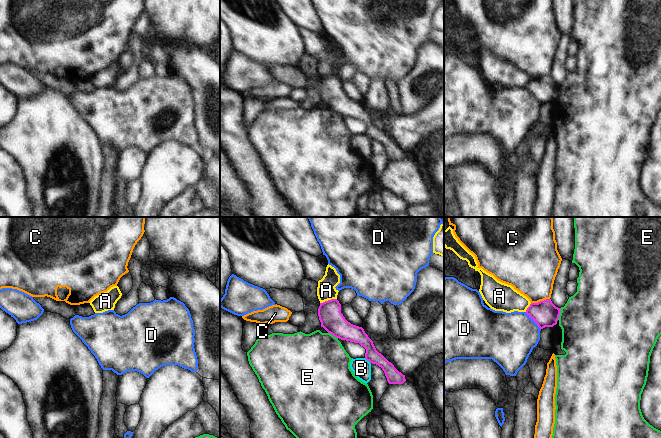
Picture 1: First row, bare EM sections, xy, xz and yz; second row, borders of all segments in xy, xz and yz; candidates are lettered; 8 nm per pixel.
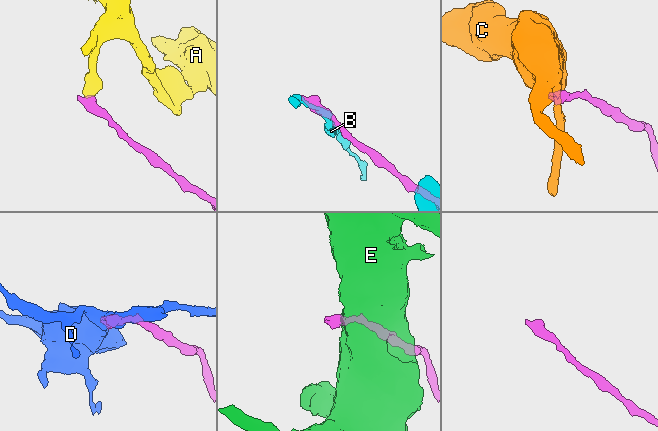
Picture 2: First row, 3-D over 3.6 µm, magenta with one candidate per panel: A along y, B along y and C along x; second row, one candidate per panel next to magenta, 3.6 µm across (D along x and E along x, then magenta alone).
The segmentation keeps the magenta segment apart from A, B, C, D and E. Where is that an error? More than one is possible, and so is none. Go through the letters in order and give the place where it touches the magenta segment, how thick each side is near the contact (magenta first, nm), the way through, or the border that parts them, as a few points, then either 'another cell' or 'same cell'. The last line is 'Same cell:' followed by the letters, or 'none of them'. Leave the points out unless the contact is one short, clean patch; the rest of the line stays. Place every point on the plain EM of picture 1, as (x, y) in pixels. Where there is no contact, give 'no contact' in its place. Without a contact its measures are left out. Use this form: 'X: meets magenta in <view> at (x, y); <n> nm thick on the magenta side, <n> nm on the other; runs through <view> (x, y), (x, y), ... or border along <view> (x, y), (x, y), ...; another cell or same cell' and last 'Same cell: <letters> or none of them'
A: meets magenta in xz at (328, 76); 190 nm thick on the magenta side, 150 nm on the other; border along xz (336, 74), (320, 79); another cell
B: meets magenta in xz at (367, 136); 140 nm thick on the magenta side, 150 nm on the other; border along xz (364, 134), (370, 139); another cell
C: meets magenta in yz at (540, 77); 200 nm thick on the magenta side, 380 nm on the other; border along yz (549, 74), (531, 79); another cell
D: meets magenta in yz at (533, 96); 200 nm thick on the magenta side, 420 nm on the other; border along yz (525, 88), (540, 105); another cell
E: meets magenta in yz at (559, 90); 200 nm thick on the magenta side, 460 nm on the other; border along yz (560, 84), (560, 90), (557, 95); another cell
Same cell: none of them

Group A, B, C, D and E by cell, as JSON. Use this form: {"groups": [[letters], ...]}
{"groups": [["A"], ["B"], ["C"], ["D"], ["E"]]}

